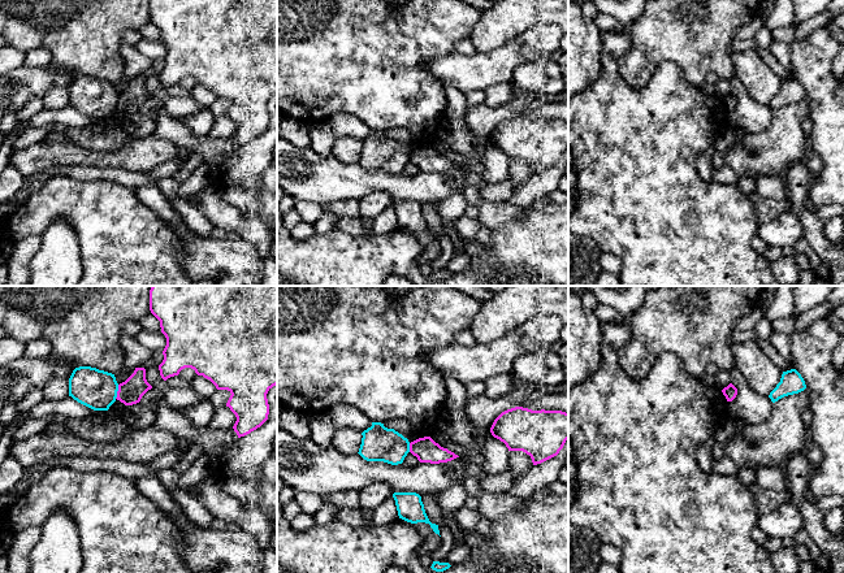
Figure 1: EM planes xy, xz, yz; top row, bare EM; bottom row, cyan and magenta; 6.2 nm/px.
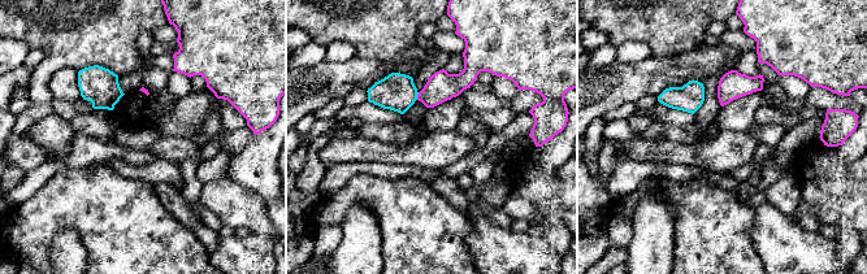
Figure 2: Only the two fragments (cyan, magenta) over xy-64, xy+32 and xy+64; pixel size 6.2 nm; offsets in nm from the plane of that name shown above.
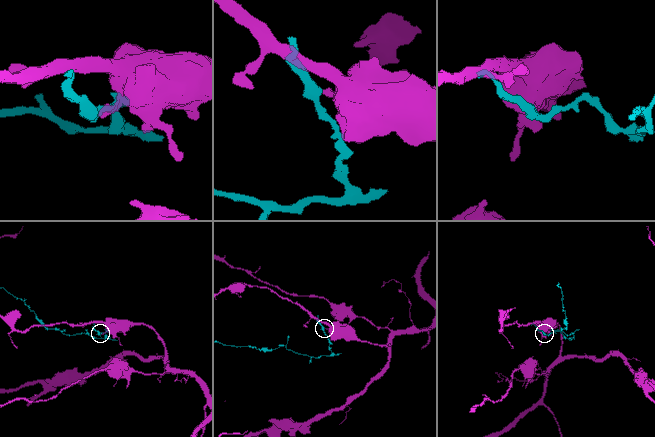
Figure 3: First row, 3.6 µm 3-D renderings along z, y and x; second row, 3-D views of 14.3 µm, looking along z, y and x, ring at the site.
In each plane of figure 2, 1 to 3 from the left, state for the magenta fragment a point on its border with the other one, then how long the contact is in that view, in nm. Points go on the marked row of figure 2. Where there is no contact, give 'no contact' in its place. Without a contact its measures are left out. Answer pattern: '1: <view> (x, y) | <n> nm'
1: no contact
2: xy+32 (416, 96) | 50 nm
3: no contact

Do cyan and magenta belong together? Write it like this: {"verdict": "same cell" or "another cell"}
{"verdict": "another cell"}

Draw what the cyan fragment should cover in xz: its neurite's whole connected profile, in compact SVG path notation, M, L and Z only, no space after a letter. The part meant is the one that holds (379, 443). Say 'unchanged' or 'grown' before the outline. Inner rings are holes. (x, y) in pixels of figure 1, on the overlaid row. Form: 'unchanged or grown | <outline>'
unchanged | M381 422L362 433L359 455L367 461L384 461L391 465L402 464L410 452L410 442L394 429L388 429Z

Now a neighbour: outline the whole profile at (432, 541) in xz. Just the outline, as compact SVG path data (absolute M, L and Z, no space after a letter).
M417 522L414 524L416 529L424 535L424 543L421 547L421 554L432 554L441 544L441 537L433 531L429 524Z

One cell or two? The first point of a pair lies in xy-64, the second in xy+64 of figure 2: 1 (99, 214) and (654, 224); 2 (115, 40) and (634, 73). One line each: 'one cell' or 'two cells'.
1: two cells
2: two cells

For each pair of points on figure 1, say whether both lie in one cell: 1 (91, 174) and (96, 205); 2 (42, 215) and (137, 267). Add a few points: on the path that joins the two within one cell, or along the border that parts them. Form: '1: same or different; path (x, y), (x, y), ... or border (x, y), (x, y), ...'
1: different; border (63, 174), (78, 179), (105, 179), (122, 186)
2: same; path (65, 212), (82, 212), (113, 243)

